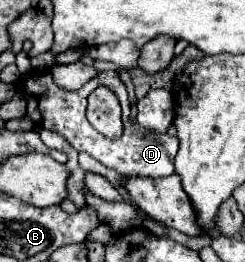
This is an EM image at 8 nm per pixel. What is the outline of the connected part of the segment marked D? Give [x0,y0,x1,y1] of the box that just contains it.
[21,70,179,178]

